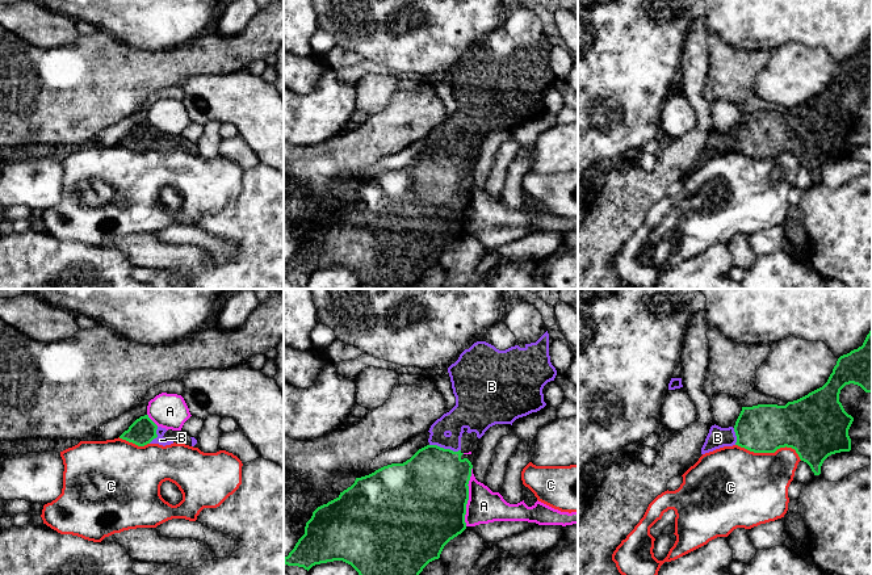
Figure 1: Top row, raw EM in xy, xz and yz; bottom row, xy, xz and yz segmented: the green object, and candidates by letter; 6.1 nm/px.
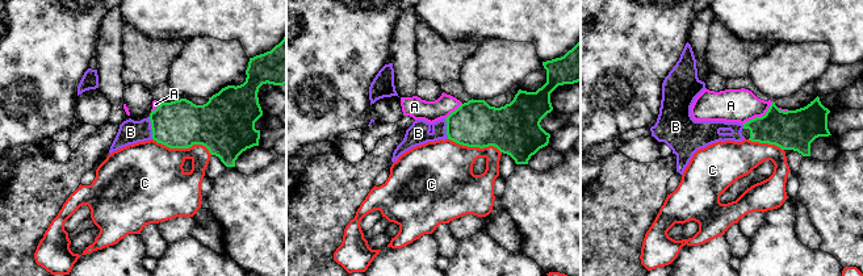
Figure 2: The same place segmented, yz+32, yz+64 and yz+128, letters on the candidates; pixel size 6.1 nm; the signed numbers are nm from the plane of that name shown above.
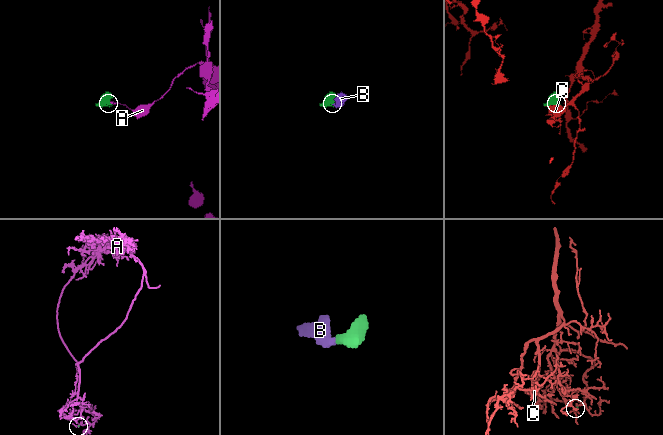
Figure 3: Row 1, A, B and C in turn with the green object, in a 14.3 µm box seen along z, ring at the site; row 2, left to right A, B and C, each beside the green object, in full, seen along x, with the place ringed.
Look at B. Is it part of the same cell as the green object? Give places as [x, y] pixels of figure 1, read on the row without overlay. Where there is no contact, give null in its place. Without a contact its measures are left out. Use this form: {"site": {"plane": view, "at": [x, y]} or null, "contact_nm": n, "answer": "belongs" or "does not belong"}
{"site": {"plane": "xz", "at": [445, 155]}, "contact_nm": 200, "answer": "belongs"}

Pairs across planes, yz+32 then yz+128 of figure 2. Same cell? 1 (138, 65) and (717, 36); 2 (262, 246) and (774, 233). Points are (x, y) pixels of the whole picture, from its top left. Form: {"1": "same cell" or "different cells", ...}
{"1": "same cell", "2": "different cells"}

